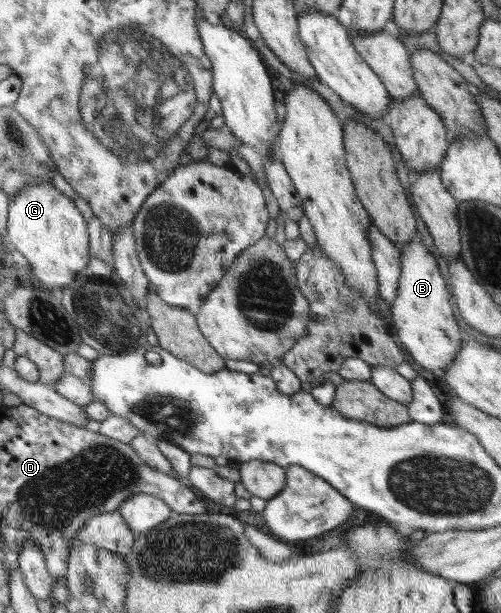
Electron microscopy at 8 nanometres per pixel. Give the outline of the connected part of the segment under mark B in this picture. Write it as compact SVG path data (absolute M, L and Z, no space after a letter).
M419 237L401 248L401 253L401 275L391 307L397 337L423 369L443 375L443 371L452 364L452 359L456 359L462 342L454 316L453 297L447 290L437 261Z

